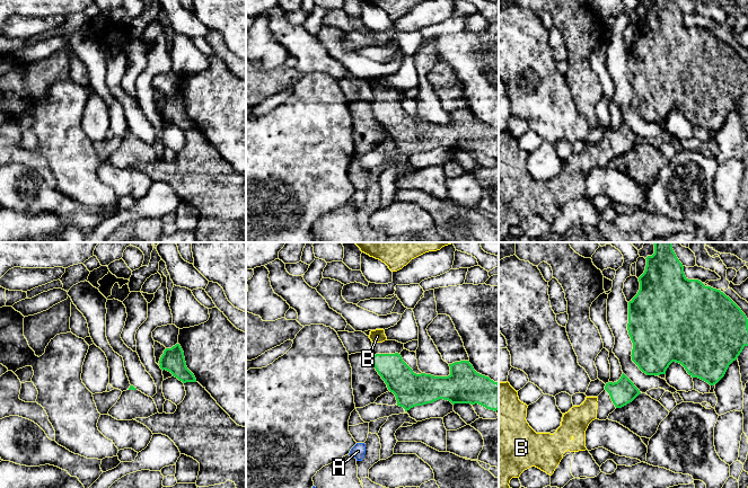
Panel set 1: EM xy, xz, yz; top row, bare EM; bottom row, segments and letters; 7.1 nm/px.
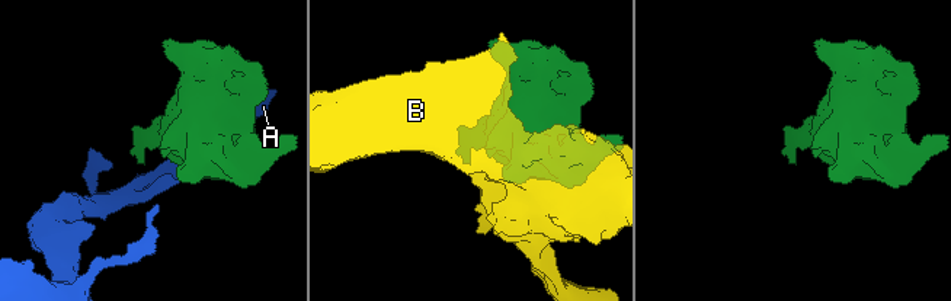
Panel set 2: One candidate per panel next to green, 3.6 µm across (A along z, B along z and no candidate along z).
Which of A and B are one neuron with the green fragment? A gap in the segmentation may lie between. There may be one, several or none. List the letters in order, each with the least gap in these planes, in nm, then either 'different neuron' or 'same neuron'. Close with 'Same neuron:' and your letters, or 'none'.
A: 360 nm | different neuron
B: 80 nm | same neuron
Same neuron: B

